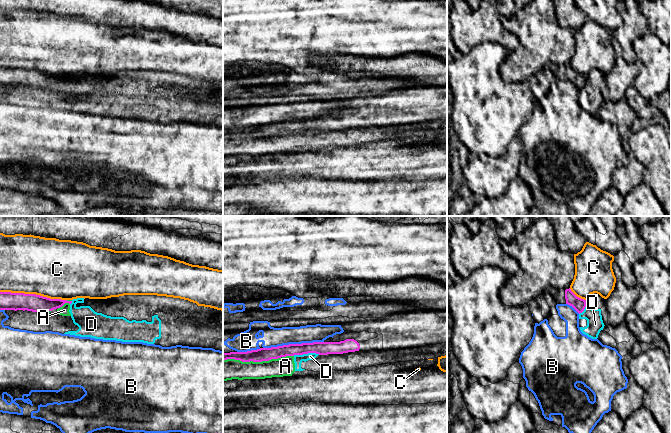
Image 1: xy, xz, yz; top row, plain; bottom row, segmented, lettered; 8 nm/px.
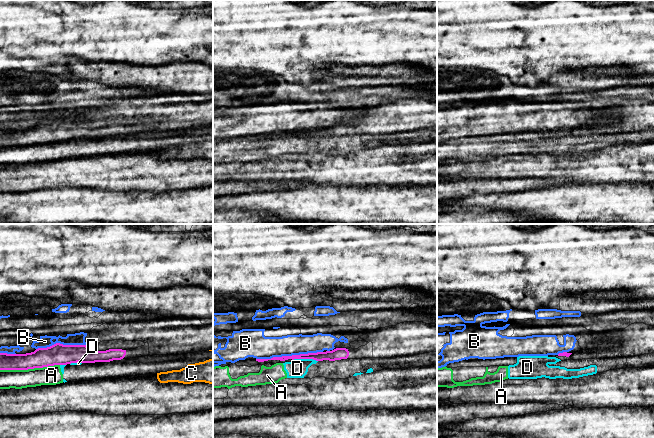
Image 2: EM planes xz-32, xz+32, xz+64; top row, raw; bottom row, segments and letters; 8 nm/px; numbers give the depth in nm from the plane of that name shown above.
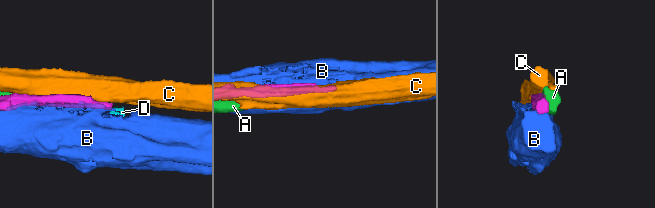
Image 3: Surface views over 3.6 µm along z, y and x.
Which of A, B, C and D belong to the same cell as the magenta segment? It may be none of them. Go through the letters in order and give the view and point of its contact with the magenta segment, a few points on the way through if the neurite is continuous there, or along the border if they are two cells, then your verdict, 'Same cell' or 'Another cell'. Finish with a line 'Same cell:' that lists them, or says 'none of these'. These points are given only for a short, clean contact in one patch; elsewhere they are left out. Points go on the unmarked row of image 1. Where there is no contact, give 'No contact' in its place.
A: Touches magenta at xz (251, 136). Another cell
B: Touches magenta at xz (293, 120). Another cell
C: Touches magenta at xy (33, 70). Another cell
D: Touches magenta at xz (306, 129). Boundary: xz (319, 130), (303, 129), (293, 131). Another cell
Same cell: none of these

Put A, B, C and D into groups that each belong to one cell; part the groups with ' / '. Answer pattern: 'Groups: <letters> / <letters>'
Groups: A D / B / C

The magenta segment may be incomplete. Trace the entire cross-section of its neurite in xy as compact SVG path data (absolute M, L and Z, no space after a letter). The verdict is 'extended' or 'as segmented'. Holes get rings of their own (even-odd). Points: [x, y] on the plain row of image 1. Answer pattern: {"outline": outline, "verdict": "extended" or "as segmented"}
{"outline": "M0 68L0 86L52 87L72 77L50 75L36 70Z", "verdict": "as segmented"}

